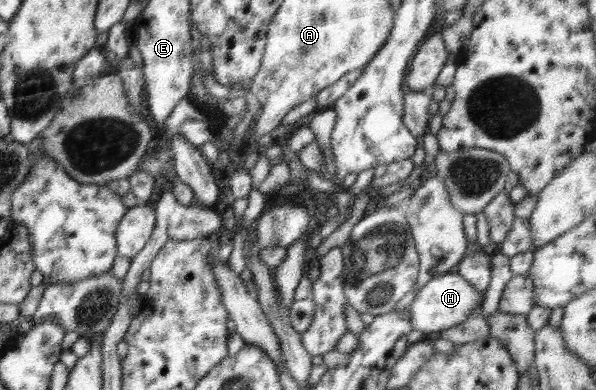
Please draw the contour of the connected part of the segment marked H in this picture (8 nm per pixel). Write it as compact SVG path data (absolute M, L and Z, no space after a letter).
M456 271L434 276L418 290L416 298L410 303L410 324L414 330L420 330L425 335L452 328L468 320L468 315L478 309L478 305L484 302L484 297L485 294L474 288Z

